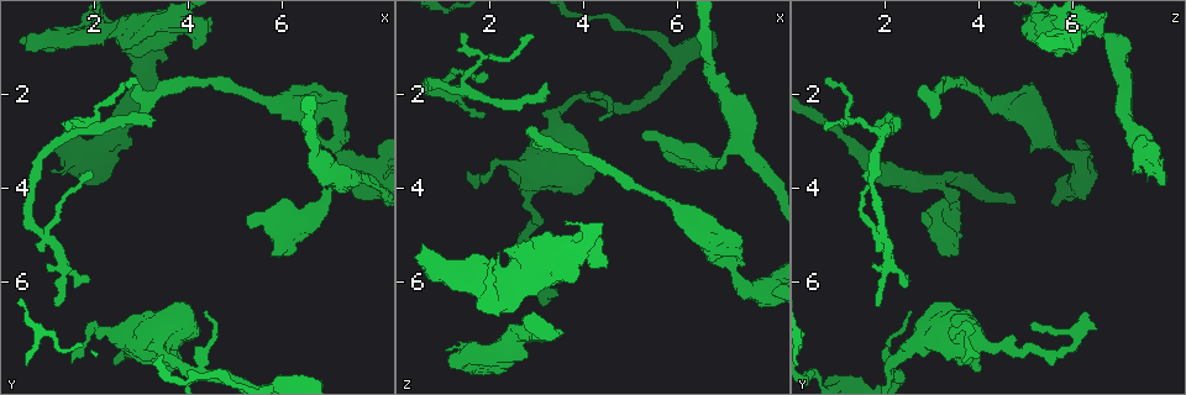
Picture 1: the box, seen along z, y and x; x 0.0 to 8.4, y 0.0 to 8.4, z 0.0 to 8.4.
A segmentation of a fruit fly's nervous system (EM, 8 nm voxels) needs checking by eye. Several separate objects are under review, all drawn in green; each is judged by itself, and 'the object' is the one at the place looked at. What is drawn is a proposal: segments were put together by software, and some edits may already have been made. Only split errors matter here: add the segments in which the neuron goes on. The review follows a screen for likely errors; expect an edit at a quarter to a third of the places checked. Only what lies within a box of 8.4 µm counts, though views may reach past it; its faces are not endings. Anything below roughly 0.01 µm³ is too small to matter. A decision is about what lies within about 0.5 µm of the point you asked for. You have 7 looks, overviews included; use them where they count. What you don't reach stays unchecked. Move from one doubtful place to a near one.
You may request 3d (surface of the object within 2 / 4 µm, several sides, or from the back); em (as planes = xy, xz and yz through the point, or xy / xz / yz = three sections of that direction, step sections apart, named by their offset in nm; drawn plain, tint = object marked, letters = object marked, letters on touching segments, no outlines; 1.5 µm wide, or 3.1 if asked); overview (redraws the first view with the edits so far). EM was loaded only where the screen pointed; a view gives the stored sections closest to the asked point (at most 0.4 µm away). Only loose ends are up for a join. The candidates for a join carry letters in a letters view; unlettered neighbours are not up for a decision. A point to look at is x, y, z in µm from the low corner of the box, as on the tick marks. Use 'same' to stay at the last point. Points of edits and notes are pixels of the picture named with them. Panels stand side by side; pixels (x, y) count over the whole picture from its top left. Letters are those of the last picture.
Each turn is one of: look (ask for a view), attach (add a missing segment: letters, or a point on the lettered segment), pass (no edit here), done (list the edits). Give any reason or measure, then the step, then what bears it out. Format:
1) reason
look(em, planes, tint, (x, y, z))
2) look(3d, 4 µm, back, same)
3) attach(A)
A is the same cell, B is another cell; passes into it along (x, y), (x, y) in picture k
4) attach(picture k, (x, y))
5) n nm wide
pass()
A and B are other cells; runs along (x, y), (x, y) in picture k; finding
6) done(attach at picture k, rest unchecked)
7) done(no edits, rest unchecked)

stops while still wide
look(3d, 4 µm, back, (0.55, 1.00, 5.20))

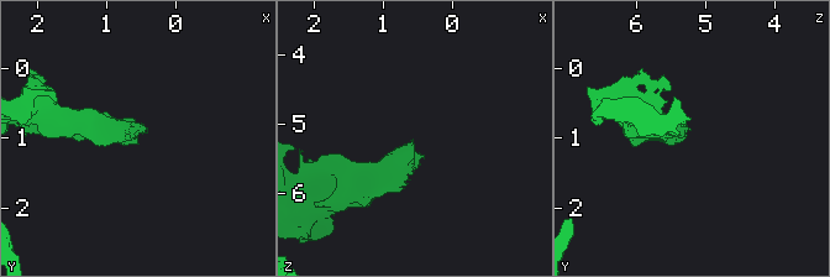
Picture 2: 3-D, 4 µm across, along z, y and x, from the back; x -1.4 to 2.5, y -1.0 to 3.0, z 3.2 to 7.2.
look(em, planes, plain, (0.55, 1.00, 5.25))

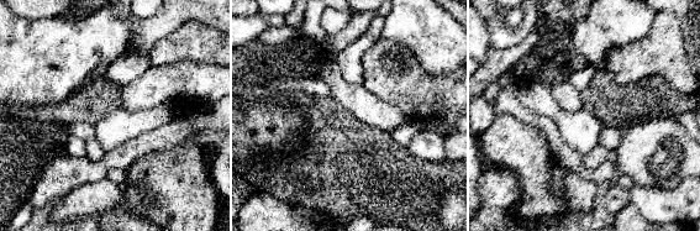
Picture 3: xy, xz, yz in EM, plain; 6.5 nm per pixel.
look(em, planes, letters, same)

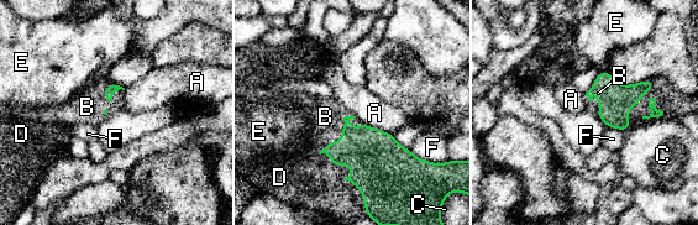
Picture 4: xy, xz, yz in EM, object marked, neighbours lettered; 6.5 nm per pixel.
attach(B)
B is the same cell, A, C, D, E and F are other cells; the neuron continues

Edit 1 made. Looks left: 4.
redraw
look(overview)

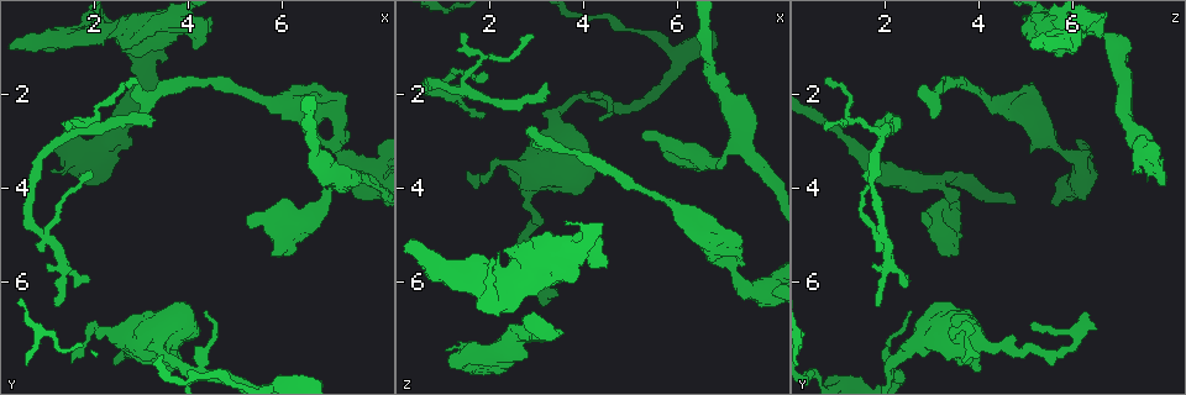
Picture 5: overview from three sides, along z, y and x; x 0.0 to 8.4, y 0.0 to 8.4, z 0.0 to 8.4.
tapers out
look(3d, 4 µm, (1.05, 3.60, 7.50))

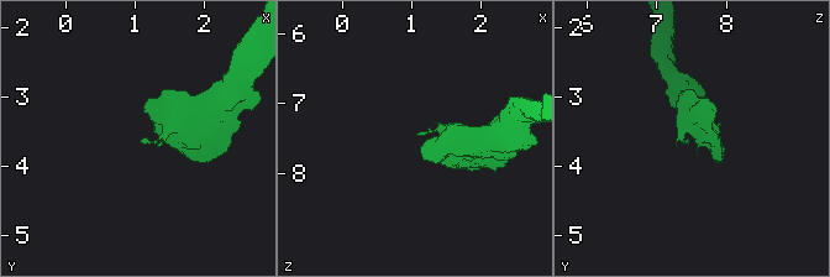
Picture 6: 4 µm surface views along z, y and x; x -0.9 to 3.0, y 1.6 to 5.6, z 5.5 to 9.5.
shape alone is not enough
look(em, xy, step 4, tint, (1.05, 3.65, 7.45))

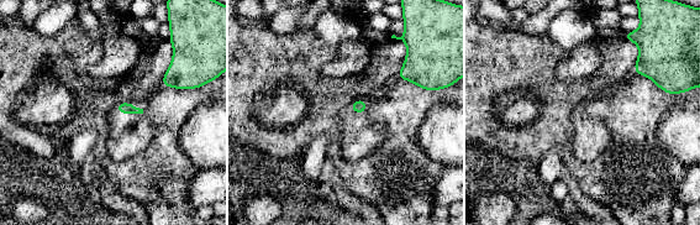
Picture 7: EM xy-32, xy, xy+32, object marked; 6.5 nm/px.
cut it another way
look(em, planes, letters, same)

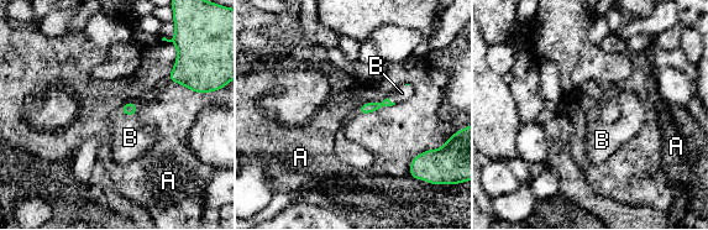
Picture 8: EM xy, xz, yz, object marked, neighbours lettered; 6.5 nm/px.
70 nm wide
attach(B)
B is the same cell, A is another cell; it goes on there

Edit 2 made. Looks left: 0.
done(attach at picture 4, attach at picture 8, rest unchecked)

